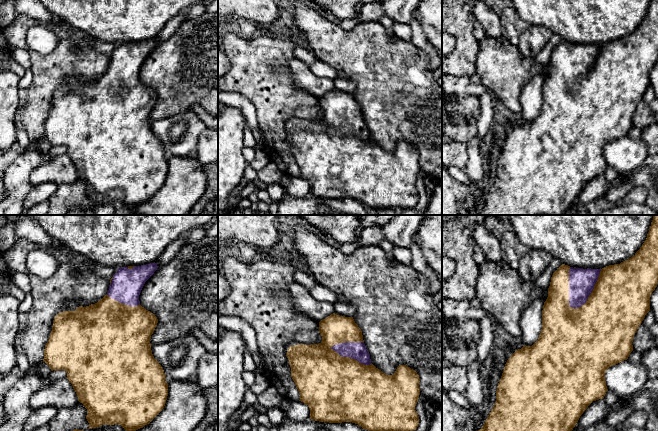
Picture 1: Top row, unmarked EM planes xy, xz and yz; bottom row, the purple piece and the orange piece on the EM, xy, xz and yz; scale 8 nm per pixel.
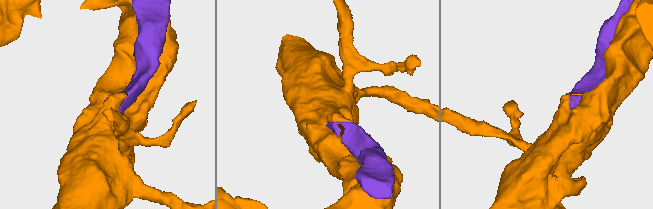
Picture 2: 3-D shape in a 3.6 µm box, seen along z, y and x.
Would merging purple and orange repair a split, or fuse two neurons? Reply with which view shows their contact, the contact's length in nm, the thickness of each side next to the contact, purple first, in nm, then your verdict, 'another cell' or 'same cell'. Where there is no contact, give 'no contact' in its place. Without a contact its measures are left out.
yz | 400 nm | 200/480 nm | same cell

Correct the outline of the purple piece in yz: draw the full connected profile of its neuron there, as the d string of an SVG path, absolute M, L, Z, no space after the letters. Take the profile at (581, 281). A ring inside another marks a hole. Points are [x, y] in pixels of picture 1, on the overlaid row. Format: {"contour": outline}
{"contour": "M658 215L653 220L647 238L640 249L628 260L620 264L606 266L602 269L583 269L562 264L552 275L548 288L548 297L542 310L542 329L538 340L532 346L516 350L507 360L501 379L497 386L496 402L483 427L478 431L572 431L580 416L596 400L603 399L608 391L605 381L607 369L627 360L633 351L633 338L637 329L650 311L650 297L658 284Z"}

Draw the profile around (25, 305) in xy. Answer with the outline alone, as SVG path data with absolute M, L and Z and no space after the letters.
M26 293L25 298L20 302L18 307L18 313L28 312L33 305L33 297L31 293Z

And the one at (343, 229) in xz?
M299 215L321 235L328 234L331 242L354 243L361 231L357 215Z

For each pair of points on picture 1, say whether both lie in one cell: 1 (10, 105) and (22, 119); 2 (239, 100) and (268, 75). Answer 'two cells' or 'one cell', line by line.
1: two cells
2: two cells

